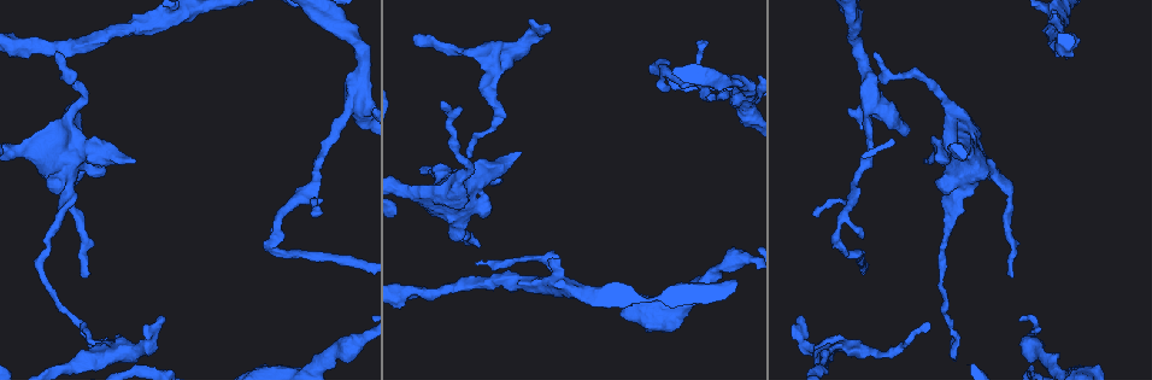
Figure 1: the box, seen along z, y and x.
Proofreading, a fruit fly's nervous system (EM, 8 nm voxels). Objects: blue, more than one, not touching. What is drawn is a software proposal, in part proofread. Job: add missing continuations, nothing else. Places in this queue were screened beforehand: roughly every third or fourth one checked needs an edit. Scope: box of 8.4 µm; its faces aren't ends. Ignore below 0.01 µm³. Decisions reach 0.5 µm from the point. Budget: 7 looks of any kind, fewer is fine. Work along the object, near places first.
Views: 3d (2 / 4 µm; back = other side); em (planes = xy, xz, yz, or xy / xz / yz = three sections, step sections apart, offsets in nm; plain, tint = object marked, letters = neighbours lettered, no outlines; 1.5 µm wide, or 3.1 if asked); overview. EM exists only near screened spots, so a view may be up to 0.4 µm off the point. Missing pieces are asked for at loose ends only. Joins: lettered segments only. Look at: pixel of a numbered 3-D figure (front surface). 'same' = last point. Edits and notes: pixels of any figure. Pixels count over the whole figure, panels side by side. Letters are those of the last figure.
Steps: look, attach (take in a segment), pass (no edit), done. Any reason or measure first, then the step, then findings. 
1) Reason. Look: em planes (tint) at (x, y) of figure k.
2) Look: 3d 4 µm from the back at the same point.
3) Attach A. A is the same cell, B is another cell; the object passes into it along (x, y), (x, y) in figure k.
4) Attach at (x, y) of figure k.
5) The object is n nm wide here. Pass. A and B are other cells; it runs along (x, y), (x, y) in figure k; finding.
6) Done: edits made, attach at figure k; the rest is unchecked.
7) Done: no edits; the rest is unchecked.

An open end. Look: 3d 2 µm at (547, 25) of figure 1.

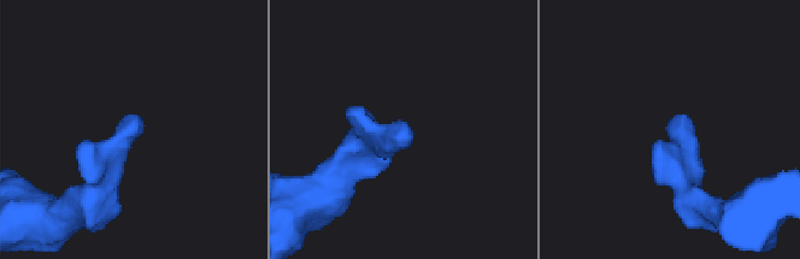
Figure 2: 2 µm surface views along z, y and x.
Look: em xy step 8 (tint) at (407, 130) of figure 2.

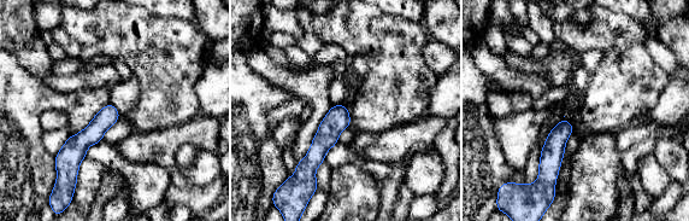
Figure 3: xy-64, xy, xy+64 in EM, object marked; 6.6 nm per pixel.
Look: em planes (letters) at the same point.

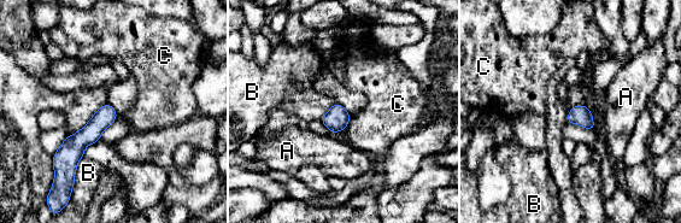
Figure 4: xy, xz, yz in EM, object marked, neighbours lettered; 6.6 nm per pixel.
The object is 140 nm wide here. Pass. A, B and C are other cells; it runs along (111, 110), (63, 158), (57, 159) in figure 4; no lettered segment goes on from it.

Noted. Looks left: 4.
Branch stops here. Look: em planes (tint) at (704, 42) of figure 1.

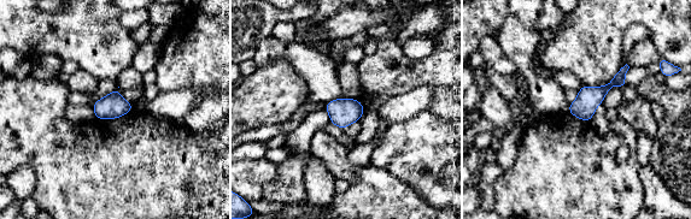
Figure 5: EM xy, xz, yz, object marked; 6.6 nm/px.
Look: em planes (letters) at the same point.

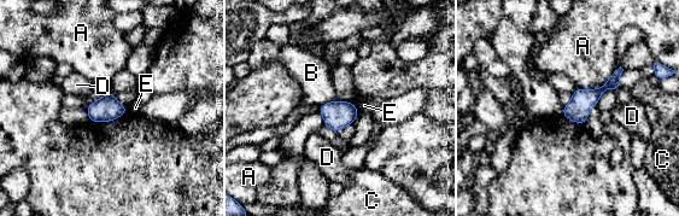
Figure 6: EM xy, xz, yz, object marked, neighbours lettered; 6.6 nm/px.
Pass. A, B, C, D and E are other cells; it runs along (618, 73), (575, 110), (566, 112) in figure 6; no lettered segment goes on from it.

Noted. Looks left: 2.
Thick end. Look: em xz step 4 (letters) at (520, 151) of figure 1.

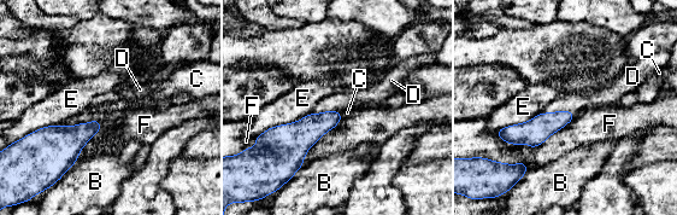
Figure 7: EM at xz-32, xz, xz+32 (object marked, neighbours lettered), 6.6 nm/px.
Attach D. D is the same cell, B, C, E and F are other cells; the cell continues.

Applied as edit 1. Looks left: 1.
Done: edits made, attach at figure 7; the rest is unchecked.

